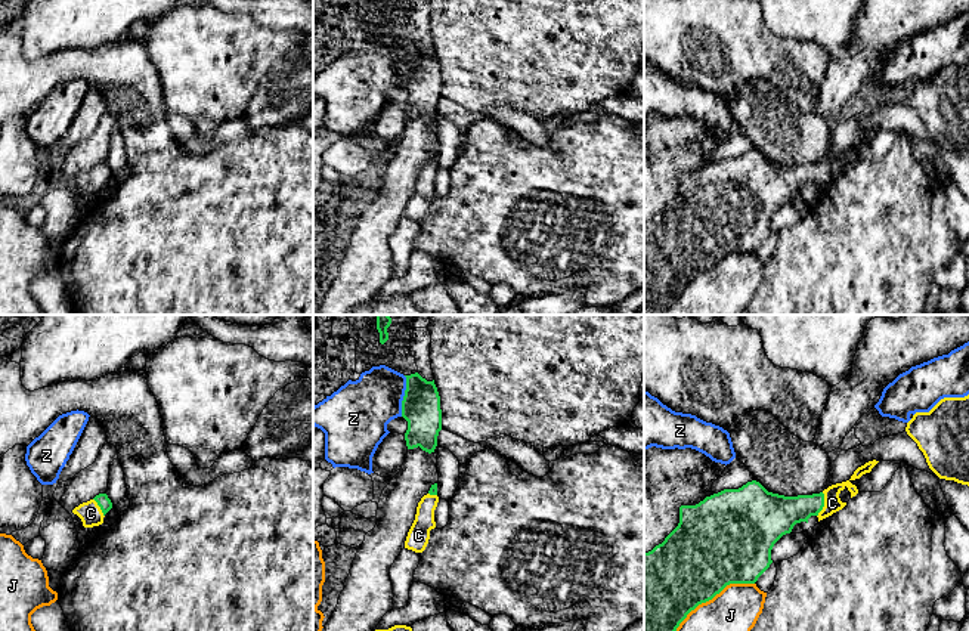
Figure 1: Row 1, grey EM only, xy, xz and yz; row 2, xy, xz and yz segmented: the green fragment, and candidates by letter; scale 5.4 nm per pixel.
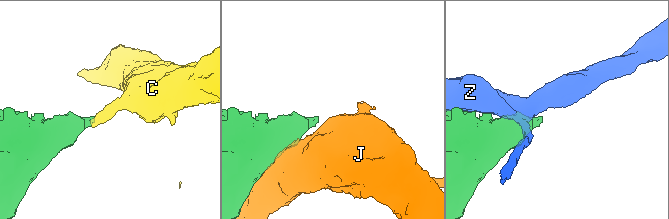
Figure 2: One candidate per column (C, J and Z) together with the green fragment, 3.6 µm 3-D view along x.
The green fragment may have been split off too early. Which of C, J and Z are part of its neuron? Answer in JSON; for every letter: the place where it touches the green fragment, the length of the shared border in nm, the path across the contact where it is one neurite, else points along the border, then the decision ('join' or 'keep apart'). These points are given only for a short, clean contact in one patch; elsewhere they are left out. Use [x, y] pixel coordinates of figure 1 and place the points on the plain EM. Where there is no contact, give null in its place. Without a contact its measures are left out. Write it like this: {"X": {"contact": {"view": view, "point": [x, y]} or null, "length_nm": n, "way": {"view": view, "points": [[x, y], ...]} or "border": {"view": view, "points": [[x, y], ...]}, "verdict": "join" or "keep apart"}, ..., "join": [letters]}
{"C": {"contact": {"view": "yz", "point": [823, 173]}, "length_nm": 140, "way": {"view": "yz", "points": [[779, 183], [804, 175], [823, 173], [832, 172]]}, "verdict": "join"}, "J": {"contact": {"view": "yz", "point": [705, 271]}, "length_nm": 600, "verdict": "keep apart"}, "Z": {"contact": {"view": "xz", "point": [403, 65]}, "length_nm": 220, "verdict": "keep apart"}, "join": ["C"]}

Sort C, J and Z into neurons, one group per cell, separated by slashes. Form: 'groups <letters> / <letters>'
groups C / J / Z

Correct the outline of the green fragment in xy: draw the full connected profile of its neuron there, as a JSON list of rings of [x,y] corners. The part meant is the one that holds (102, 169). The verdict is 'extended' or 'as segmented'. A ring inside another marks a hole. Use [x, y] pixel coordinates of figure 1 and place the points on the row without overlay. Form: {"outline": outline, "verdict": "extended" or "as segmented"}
{"outline": [[[99,163],[93,168],[80,173],[72,179],[77,183],[84,197],[93,197],[103,192],[105,183],[112,177],[112,171],[106,163]]], "verdict": "extended"}

